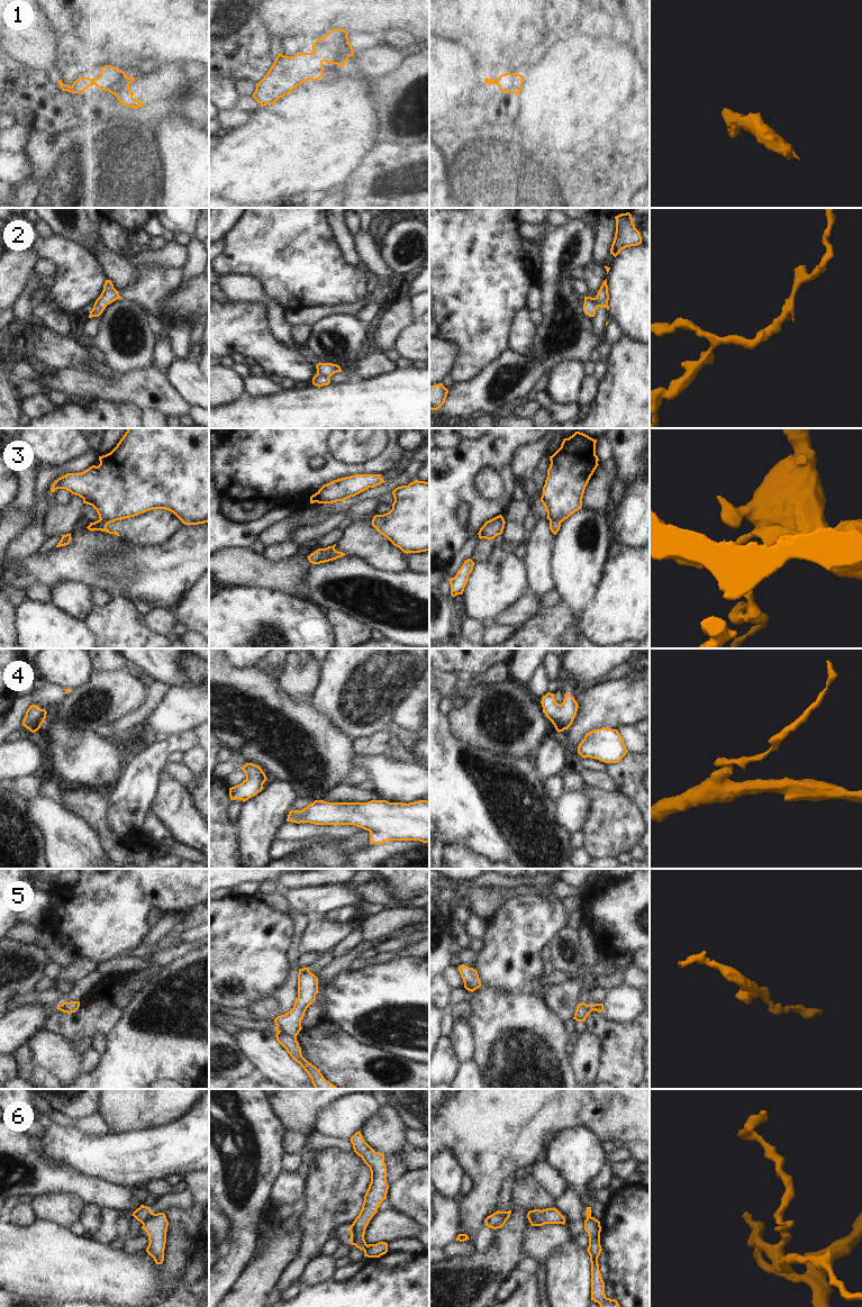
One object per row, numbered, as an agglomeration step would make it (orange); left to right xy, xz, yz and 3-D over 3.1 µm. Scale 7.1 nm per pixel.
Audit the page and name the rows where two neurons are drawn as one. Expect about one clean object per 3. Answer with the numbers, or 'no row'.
2, 3, 6

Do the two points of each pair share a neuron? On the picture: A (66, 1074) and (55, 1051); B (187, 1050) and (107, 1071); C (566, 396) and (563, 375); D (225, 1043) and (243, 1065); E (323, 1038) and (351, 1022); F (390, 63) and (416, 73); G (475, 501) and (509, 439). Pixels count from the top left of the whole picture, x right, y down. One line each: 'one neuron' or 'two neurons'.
A: one neuron
B: one neuron
C: one neuron
D: one neuron
E: two neurons
F: two neurons
G: one neuron

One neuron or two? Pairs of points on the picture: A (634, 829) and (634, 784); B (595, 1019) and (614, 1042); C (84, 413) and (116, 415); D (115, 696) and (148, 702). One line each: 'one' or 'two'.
A: two
B: one
C: one
D: two

